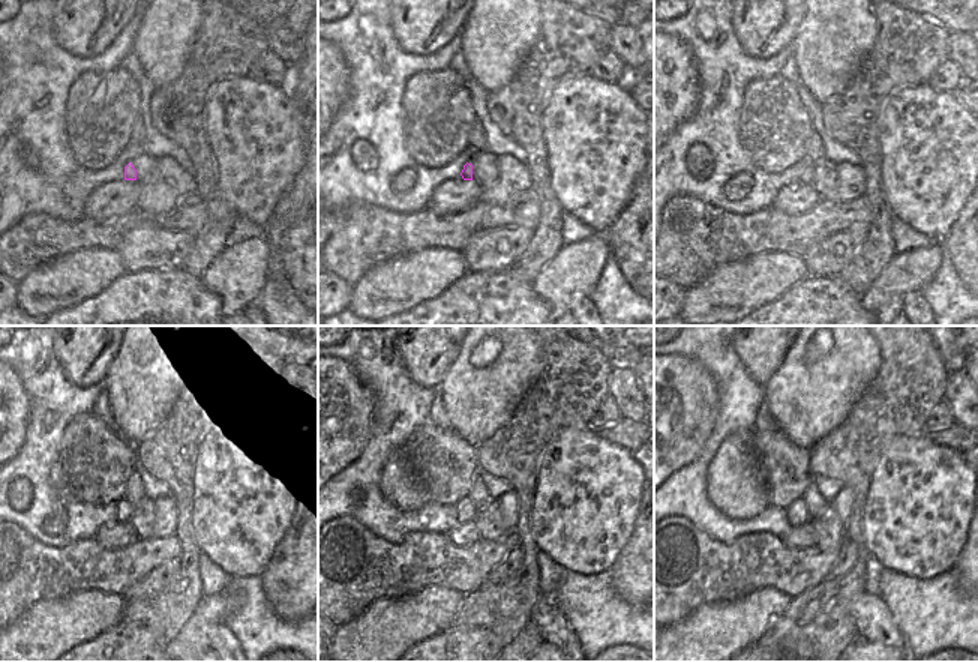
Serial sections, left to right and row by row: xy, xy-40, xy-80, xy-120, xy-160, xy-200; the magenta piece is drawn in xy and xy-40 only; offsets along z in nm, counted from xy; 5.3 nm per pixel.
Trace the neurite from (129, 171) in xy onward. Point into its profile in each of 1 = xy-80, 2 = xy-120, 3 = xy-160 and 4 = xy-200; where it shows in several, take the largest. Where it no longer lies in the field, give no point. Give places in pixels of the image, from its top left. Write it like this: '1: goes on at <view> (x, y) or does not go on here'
1: goes on at xy-80 (806, 177)
2: goes on at xy-120 (126, 508)
3: goes on at xy-160 (464, 511)
4: goes on at xy-200 (797, 512)

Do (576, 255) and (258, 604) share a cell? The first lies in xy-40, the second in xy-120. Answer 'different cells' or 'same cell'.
different cells

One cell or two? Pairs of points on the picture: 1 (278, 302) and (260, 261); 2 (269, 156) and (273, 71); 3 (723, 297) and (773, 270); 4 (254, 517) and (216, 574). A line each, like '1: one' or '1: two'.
1: two
2: two
3: one
4: two

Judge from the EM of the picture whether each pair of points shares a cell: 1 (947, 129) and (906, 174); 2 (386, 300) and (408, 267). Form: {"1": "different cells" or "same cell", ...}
{"1": "same cell", "2": "same cell"}

